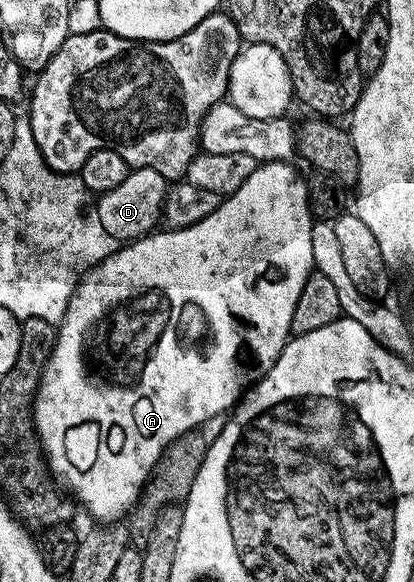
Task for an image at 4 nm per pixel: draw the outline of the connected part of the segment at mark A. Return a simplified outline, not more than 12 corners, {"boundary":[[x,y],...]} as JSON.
{"boundary":[[259,163],[59,319],[48,473],[119,523],[290,341],[308,182]]}

